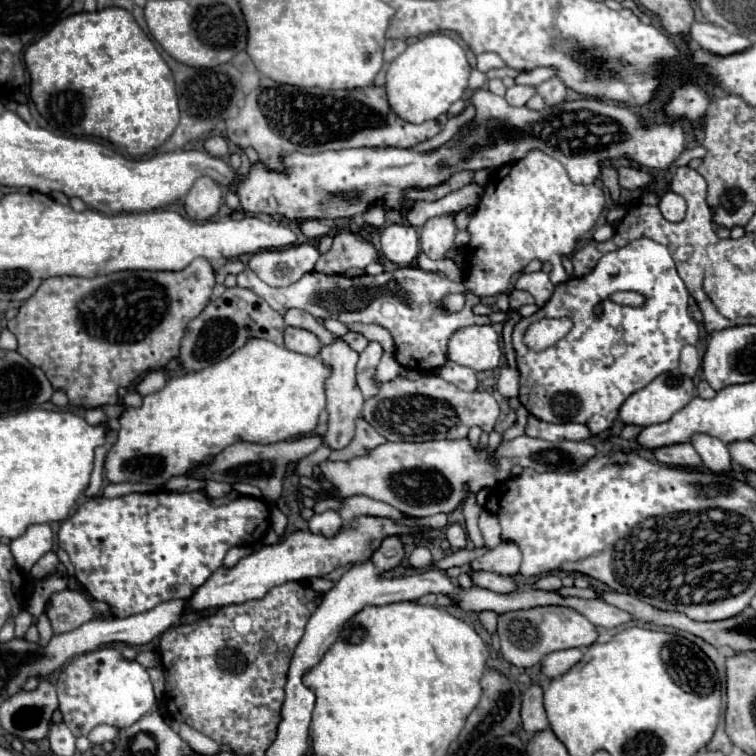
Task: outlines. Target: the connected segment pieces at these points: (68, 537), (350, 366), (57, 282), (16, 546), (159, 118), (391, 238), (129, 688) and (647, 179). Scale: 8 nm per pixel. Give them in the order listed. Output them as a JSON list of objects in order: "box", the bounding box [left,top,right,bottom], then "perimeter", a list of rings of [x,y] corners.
[{"box":[59,492,269,616],"perimeter":[[[155,492],[155,494],[127,494],[121,498],[95,496],[89,498],[79,510],[59,528],[59,546],[69,554],[77,580],[85,590],[101,602],[111,606],[113,616],[133,616],[155,608],[167,600],[185,600],[201,586],[225,560],[231,546],[253,544],[255,536],[263,536],[269,528],[269,508],[263,500],[239,496],[237,500],[213,506],[203,492]]]},{"box":[319,340,363,450],"perimeter":[[[335,340],[329,346],[323,346],[319,352],[319,358],[327,368],[331,368],[331,376],[327,378],[327,414],[329,414],[329,430],[325,434],[325,444],[331,450],[345,448],[353,436],[355,436],[355,420],[361,416],[363,396],[355,382],[355,364],[357,364],[357,352],[351,350],[343,340]]]},{"box":[7,258,213,408],"perimeter":[[[205,258],[193,260],[181,272],[115,272],[95,278],[51,276],[43,280],[35,296],[21,304],[17,316],[7,322],[7,330],[19,342],[17,352],[43,368],[51,386],[65,392],[73,406],[101,408],[117,404],[119,388],[133,386],[145,372],[165,368],[171,358],[179,356],[187,324],[203,312],[213,286],[213,266]]]},{"box":[9,524,53,572],"perimeter":[[[49,524],[29,526],[23,536],[11,540],[9,544],[15,564],[21,572],[29,572],[33,564],[51,550],[51,546],[53,546],[53,530]]]},{"box":[25,8,179,156],"perimeter":[[[125,8],[79,12],[63,18],[41,40],[25,50],[25,67],[31,74],[31,98],[47,124],[65,136],[95,136],[127,148],[133,156],[149,154],[161,146],[179,124],[175,80],[151,38]]]},{"box":[381,224,419,266],"perimeter":[[[389,224],[381,230],[381,252],[389,262],[409,266],[417,258],[419,250],[419,236],[413,226]]]},{"box":[57,646,155,736],"perimeter":[[[109,646],[73,658],[59,674],[57,696],[63,722],[73,736],[87,736],[99,724],[127,728],[155,706],[155,694],[147,670],[139,662],[123,658],[119,650]]]},{"box":[617,168,655,190],"perimeter":[[[617,168],[619,172],[619,184],[627,190],[637,190],[637,188],[649,188],[655,184],[655,176],[651,176],[649,172],[637,170],[637,168]]]}]

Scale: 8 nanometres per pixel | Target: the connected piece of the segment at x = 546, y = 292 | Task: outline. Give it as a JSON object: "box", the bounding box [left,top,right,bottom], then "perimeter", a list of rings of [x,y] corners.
{"box":[515,272,553,306],"perimeter":[[[533,272],[533,274],[521,274],[515,282],[517,290],[527,290],[529,294],[535,296],[537,306],[543,306],[551,294],[553,294],[553,284],[545,272]]]}

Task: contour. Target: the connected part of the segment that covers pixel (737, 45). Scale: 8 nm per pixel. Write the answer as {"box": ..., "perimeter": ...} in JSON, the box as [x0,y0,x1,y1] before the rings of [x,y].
{"box":[691,22,751,56],"perimeter":[[[705,22],[693,24],[691,40],[697,42],[703,50],[717,54],[717,56],[731,56],[731,54],[739,54],[751,48],[751,42],[745,36],[731,34],[719,26],[705,24]]]}

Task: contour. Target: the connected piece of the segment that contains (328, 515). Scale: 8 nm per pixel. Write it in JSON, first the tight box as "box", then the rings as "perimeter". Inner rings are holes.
{"box":[309,510,345,538],"perimeter":[[[327,510],[327,512],[323,512],[323,514],[315,514],[315,516],[309,520],[309,530],[311,530],[313,534],[321,534],[321,536],[331,538],[331,536],[335,536],[335,534],[339,534],[339,532],[343,530],[343,524],[345,524],[345,522],[341,520],[339,512]]]}

